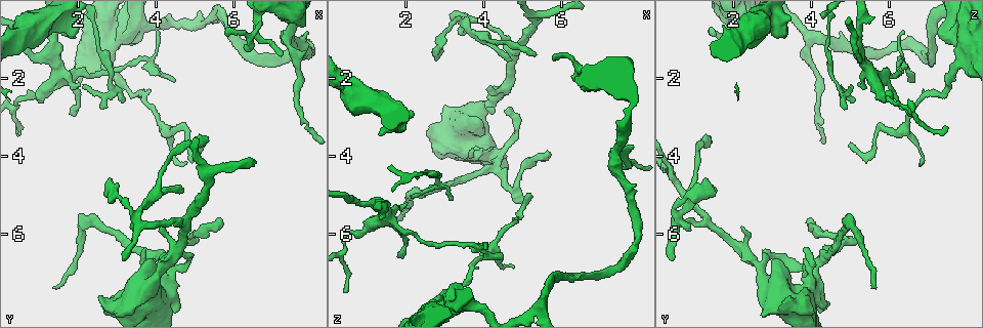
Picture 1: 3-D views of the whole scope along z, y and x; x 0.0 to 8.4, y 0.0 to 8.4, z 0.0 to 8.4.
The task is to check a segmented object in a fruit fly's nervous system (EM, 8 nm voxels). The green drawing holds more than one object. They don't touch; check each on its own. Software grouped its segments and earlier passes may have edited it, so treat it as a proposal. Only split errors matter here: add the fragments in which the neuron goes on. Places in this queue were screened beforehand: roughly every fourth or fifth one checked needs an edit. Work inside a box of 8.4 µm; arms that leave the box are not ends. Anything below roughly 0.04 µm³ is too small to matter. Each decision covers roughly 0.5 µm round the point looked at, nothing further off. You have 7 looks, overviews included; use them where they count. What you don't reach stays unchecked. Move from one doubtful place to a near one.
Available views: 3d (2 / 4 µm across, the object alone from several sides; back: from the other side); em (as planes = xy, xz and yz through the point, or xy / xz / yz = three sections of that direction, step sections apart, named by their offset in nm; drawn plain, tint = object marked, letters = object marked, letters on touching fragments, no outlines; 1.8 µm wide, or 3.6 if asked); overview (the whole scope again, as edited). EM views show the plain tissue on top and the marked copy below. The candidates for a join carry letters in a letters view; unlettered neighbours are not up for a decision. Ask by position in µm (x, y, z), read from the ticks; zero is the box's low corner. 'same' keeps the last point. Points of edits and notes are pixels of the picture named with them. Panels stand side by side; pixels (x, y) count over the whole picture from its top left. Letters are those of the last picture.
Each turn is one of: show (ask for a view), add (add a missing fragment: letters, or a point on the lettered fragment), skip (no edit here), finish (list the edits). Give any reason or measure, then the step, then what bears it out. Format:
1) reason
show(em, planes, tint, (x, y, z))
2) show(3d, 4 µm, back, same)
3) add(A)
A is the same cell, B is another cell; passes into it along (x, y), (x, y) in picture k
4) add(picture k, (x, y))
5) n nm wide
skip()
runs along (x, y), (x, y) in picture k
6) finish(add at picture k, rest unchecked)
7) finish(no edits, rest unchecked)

free end
show(em, xz, step 8, tint, (5.25, 3.45, 1.35))

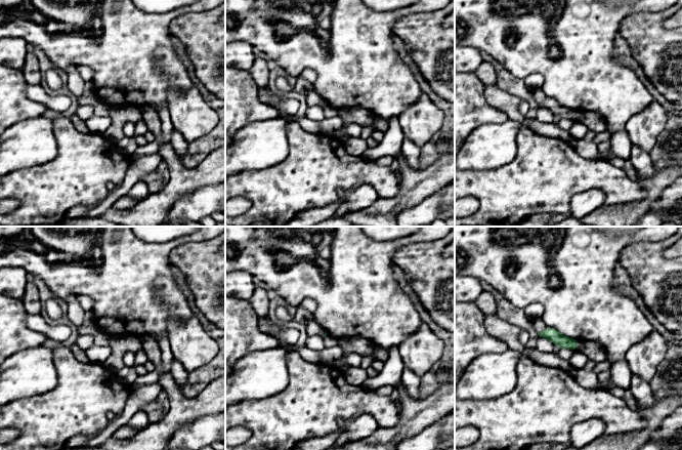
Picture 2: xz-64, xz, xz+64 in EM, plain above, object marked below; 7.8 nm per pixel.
another direction
show(em, planes, letters, same)

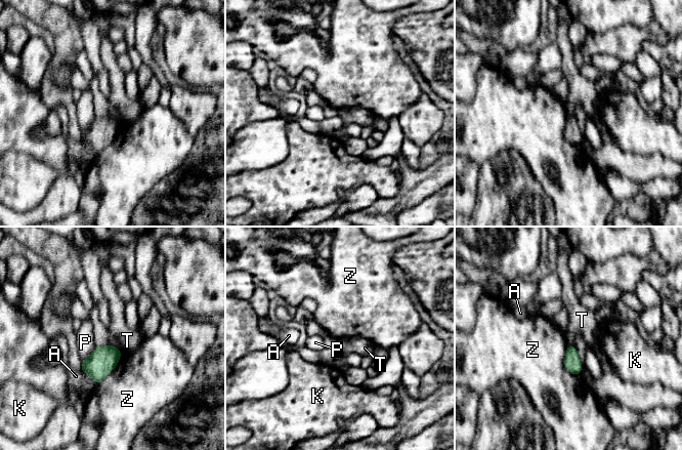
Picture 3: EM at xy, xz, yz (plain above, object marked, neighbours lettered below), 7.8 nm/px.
skip()
A, K, P, T and Z are other cells; border along (110, 343), (122, 353) in picture 3; no lettered fragment goes on from it

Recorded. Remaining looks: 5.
branch stops here
show(em, planes, letters, (5.60, 5.60, 4.00))

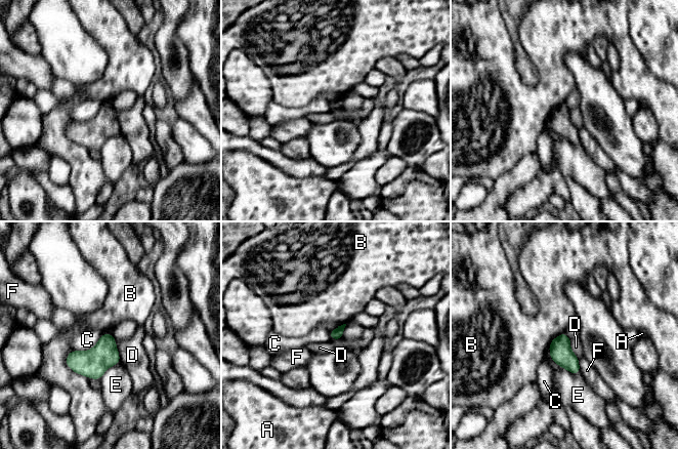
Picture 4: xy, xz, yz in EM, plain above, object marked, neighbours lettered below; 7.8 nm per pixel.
90 nm wide
skip()
A, B, C, D, E and F are other cells; border along (71, 351), (66, 364), (88, 378) in picture 4; no lettered fragment goes on from it

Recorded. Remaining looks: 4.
thin end
show(em, xz, step 8, tint, (1.35, 7.30, 5.60))

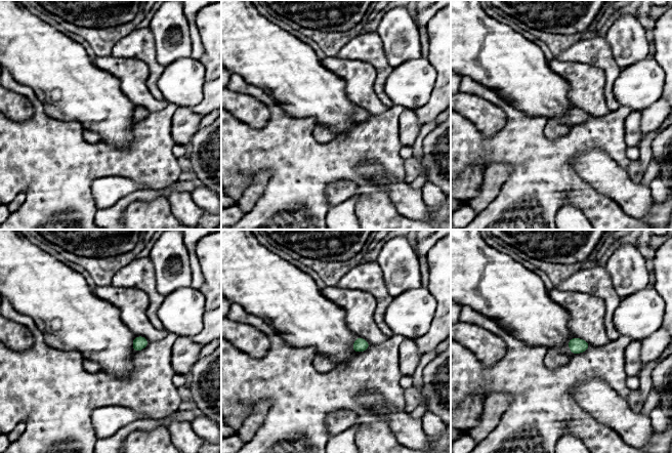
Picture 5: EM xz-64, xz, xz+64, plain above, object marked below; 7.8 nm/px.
show(em, xz, step 8, letters, same)

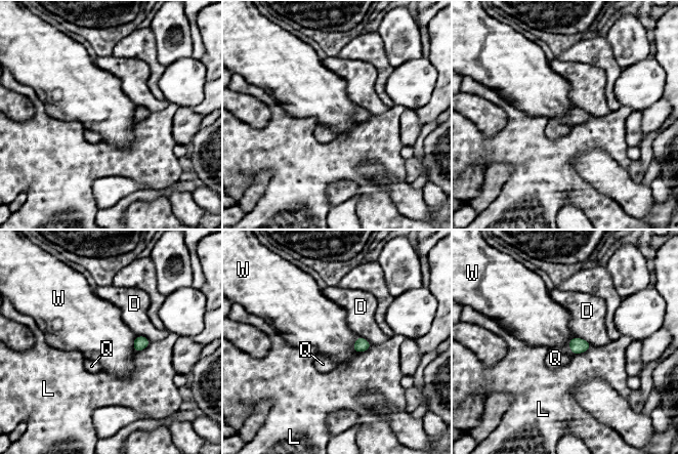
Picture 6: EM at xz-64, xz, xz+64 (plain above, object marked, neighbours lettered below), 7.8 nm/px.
70 nm wide; L touches over 170 nm
add(Q)
Q is the same cell, D, L and W are other cells; it goes on there

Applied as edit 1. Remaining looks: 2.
finish(add at picture 6, rest unchecked)

